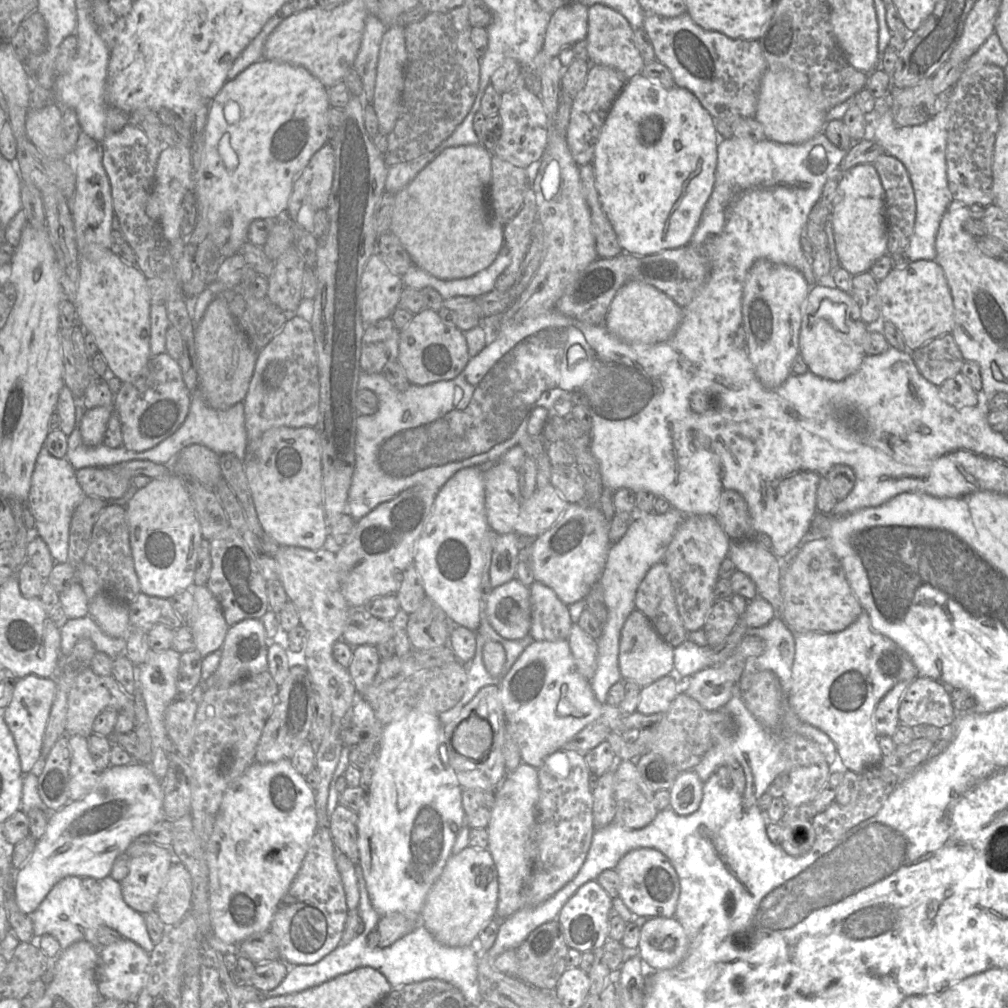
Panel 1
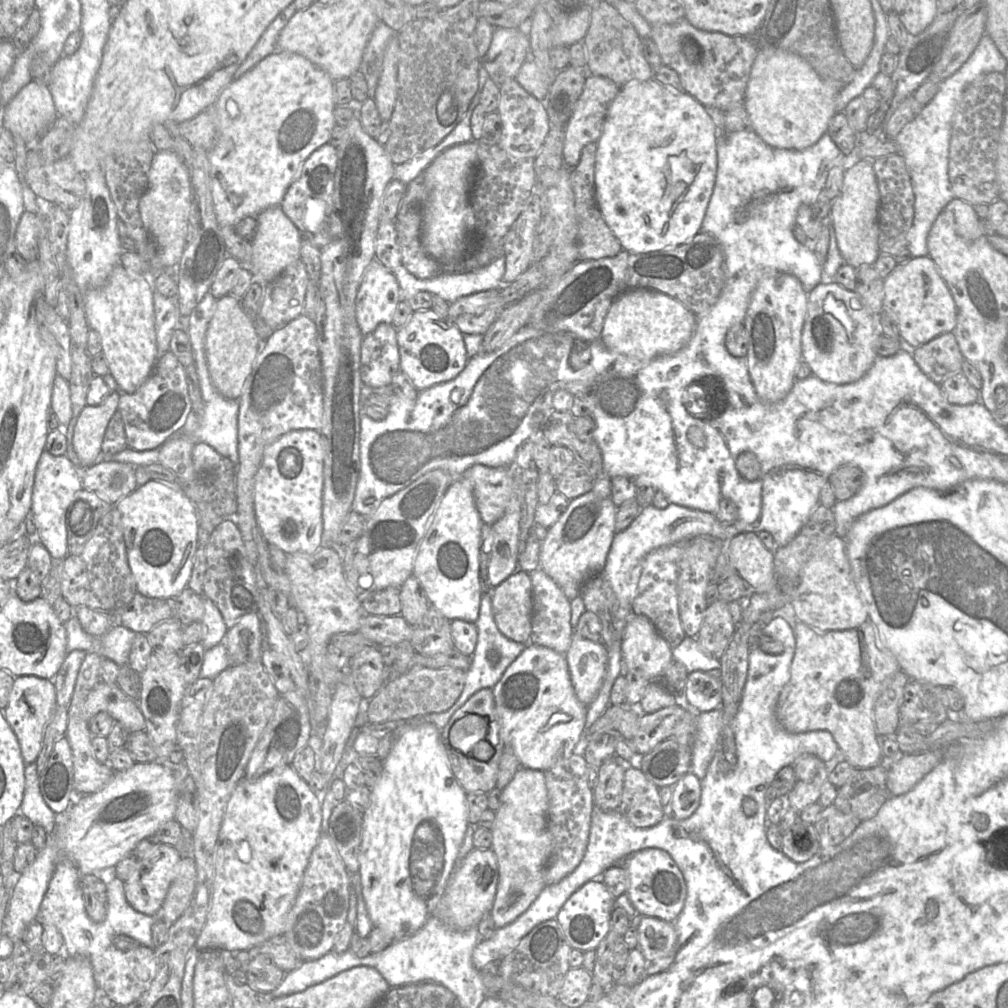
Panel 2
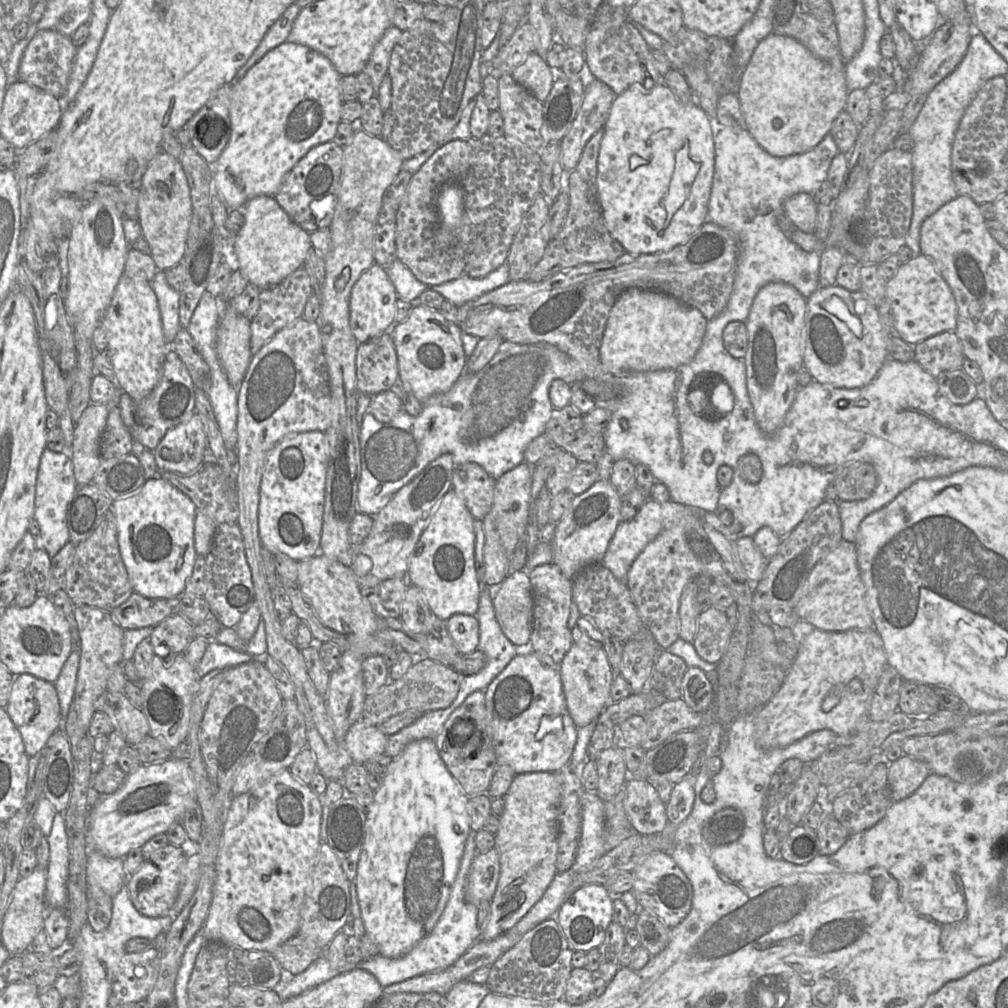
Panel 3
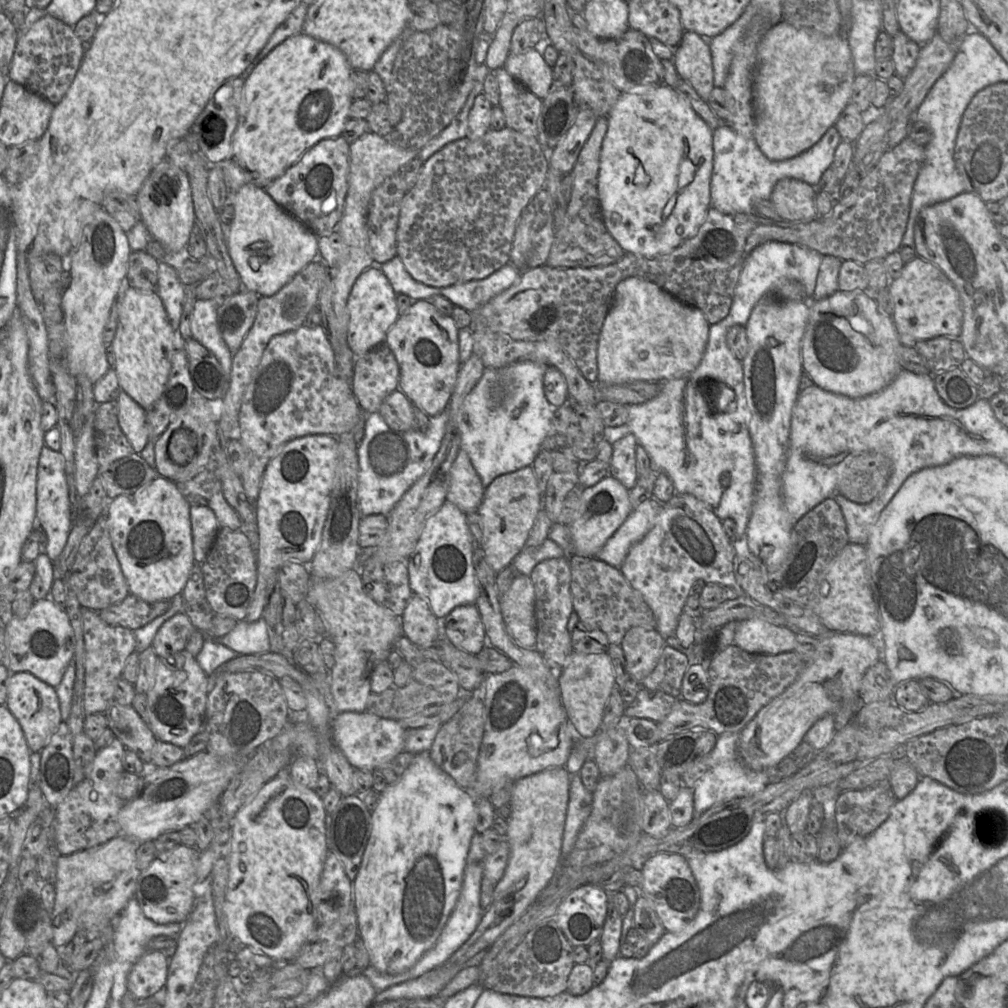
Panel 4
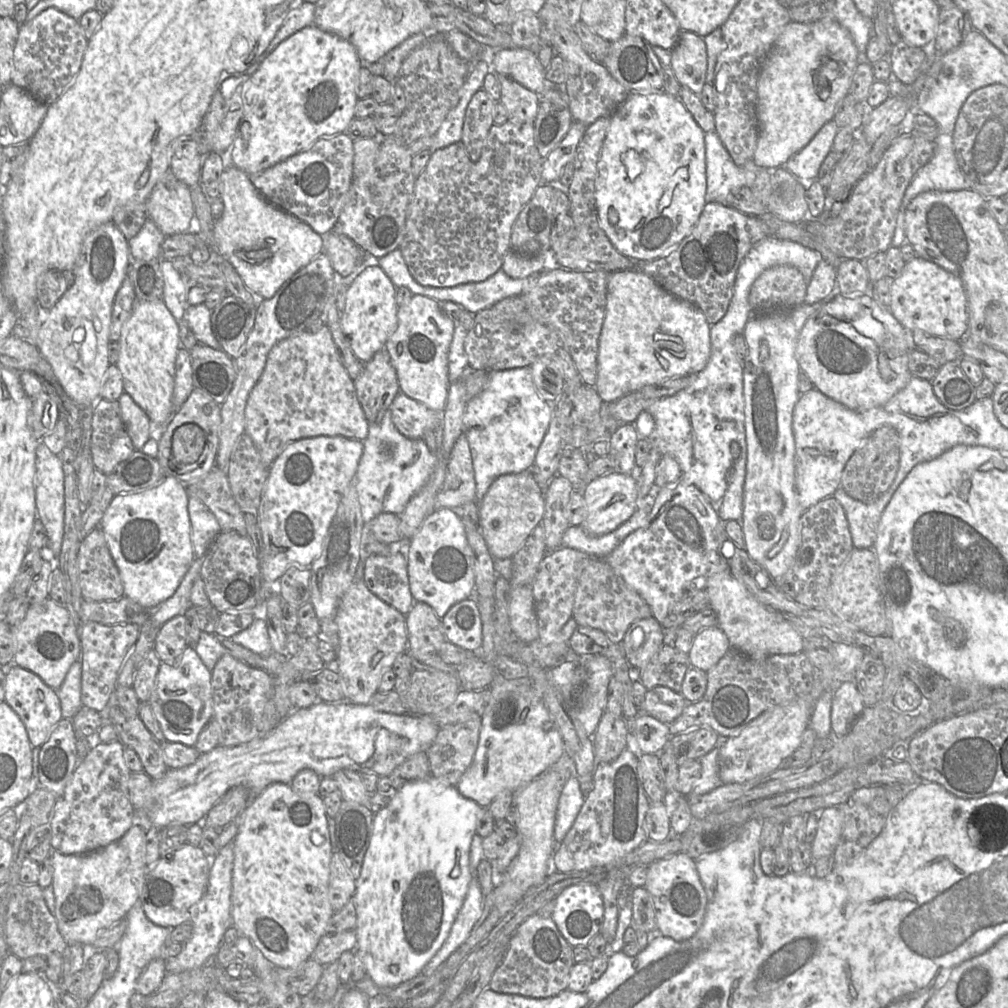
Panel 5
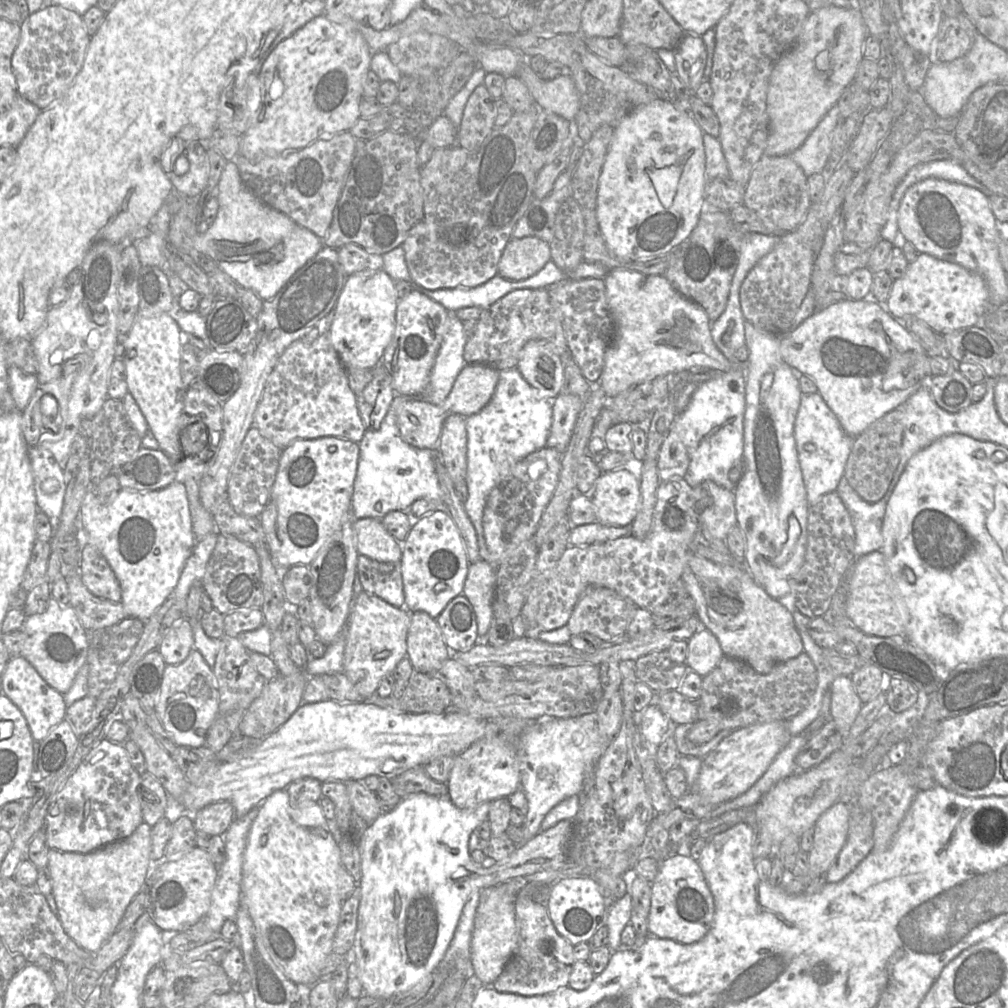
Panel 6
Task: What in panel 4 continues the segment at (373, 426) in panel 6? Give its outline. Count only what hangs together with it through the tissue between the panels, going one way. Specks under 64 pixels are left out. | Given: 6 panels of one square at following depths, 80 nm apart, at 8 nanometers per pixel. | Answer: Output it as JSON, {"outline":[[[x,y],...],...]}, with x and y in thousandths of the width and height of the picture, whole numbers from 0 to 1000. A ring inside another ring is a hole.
{"outline":[[[382,338],[352,354],[348,383],[361,410],[375,409],[382,395],[395,386],[396,372],[392,352]]]}

